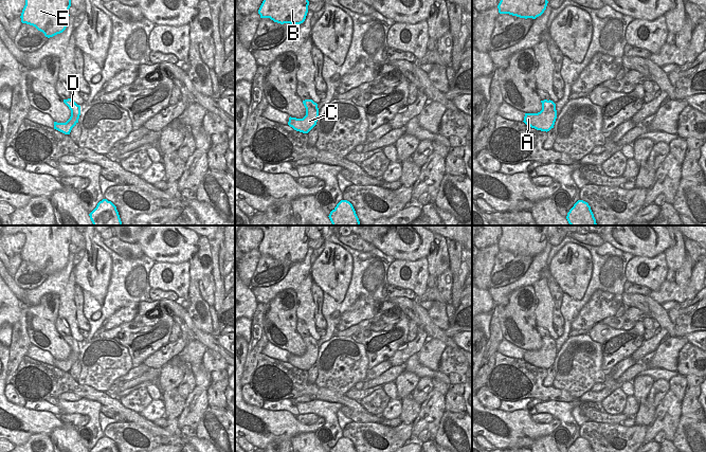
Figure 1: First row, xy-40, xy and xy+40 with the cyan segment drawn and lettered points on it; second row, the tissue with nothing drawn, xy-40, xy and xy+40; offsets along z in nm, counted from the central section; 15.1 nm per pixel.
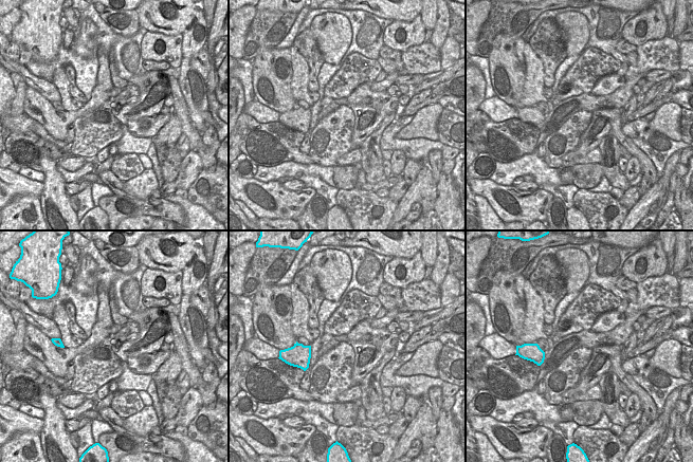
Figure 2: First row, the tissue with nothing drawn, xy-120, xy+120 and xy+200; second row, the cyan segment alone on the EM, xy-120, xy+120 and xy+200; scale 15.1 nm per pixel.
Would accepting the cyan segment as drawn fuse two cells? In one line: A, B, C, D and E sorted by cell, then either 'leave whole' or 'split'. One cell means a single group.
A B C D E; leave whole

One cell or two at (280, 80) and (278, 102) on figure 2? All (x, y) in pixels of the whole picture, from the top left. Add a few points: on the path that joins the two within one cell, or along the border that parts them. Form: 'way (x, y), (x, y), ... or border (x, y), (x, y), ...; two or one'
way (278, 86), (278, 96); one

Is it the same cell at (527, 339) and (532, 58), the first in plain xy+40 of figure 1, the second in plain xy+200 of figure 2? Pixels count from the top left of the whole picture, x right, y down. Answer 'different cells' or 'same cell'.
different cells

